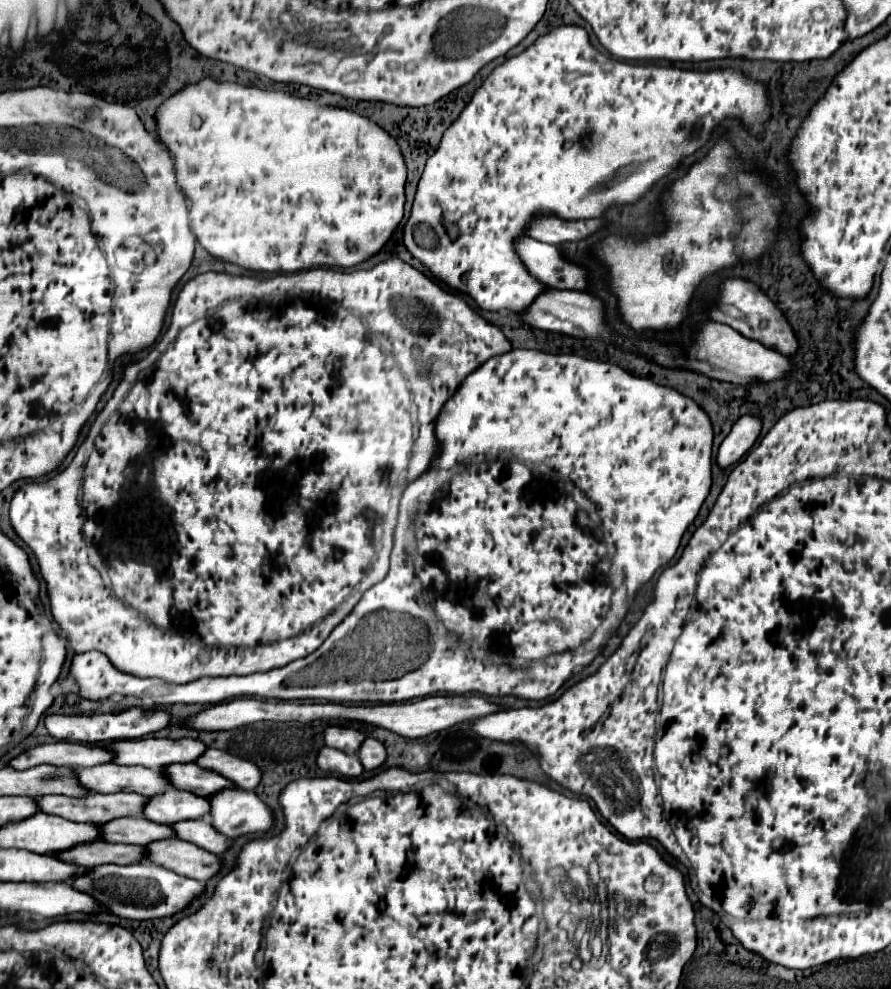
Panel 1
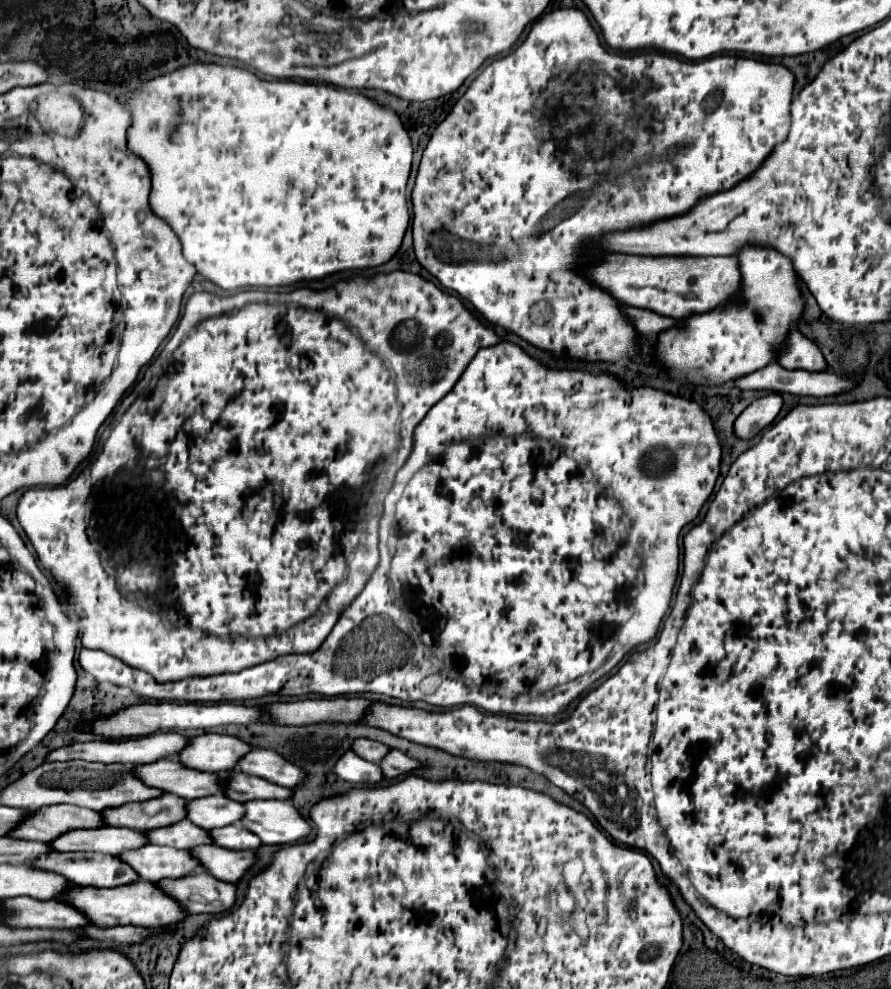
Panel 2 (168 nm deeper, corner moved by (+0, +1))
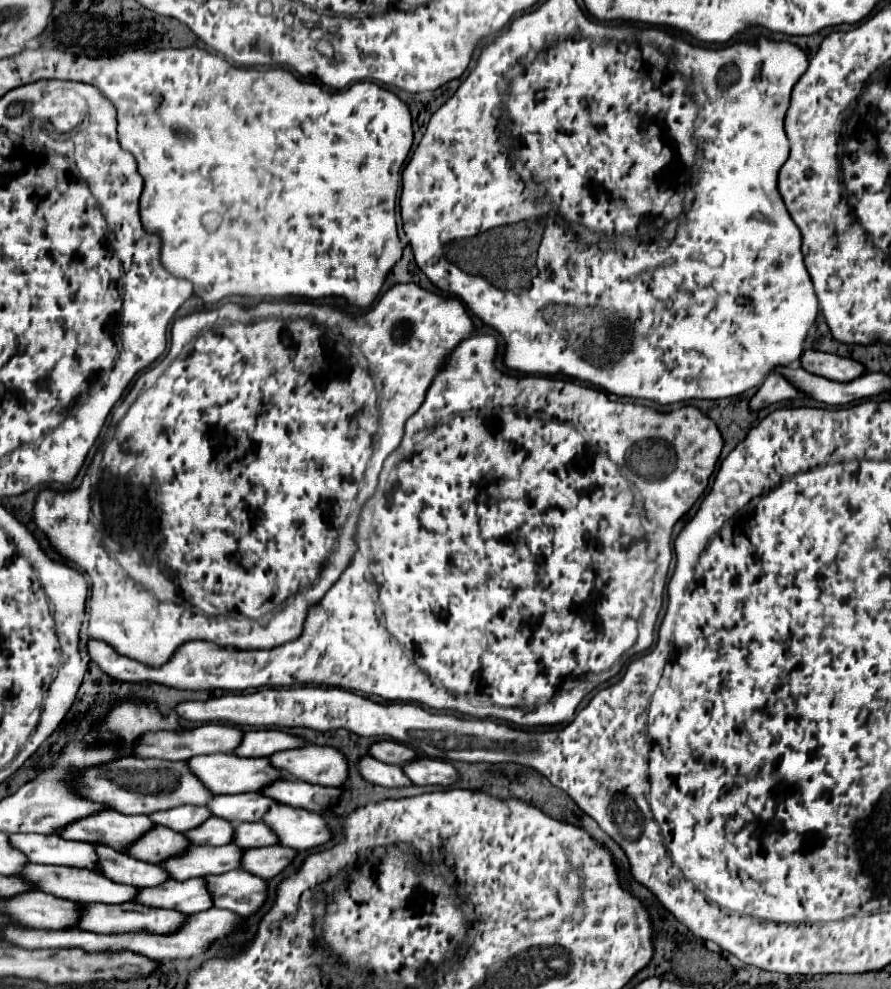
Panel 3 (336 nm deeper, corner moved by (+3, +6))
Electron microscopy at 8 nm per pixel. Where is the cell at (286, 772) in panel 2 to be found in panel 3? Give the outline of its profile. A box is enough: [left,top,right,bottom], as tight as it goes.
[269,744,349,786]

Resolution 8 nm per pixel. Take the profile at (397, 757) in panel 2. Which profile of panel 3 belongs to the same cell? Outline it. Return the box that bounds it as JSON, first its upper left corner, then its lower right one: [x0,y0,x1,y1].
[403,756,461,786]

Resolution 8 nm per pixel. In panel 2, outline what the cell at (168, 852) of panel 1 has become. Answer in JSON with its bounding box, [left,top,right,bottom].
[190,845,252,883]

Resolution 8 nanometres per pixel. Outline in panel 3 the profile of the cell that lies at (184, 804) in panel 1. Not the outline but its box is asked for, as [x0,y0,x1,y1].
[207,792,277,824]

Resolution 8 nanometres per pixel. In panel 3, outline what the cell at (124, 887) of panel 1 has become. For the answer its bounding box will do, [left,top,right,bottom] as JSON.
[207,870,267,916]

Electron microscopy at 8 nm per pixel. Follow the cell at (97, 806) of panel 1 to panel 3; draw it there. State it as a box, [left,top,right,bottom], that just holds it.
[153,806,211,832]

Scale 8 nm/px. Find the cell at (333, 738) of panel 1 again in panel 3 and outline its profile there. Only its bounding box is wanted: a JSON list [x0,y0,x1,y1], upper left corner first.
[371,740,417,764]

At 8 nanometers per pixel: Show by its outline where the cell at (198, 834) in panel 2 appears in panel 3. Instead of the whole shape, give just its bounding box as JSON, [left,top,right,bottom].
[185,818,235,846]

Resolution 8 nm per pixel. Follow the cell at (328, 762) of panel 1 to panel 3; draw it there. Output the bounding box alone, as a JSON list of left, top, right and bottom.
[359,756,413,788]

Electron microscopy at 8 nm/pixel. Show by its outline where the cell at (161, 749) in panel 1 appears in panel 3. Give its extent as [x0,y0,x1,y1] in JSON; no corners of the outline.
[235,730,307,758]

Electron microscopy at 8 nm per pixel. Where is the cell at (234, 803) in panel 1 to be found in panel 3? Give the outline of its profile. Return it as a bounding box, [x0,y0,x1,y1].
[263,804,333,850]

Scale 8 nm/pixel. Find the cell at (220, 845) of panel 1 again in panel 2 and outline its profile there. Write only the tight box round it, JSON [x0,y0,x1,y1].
[208,823,260,849]

